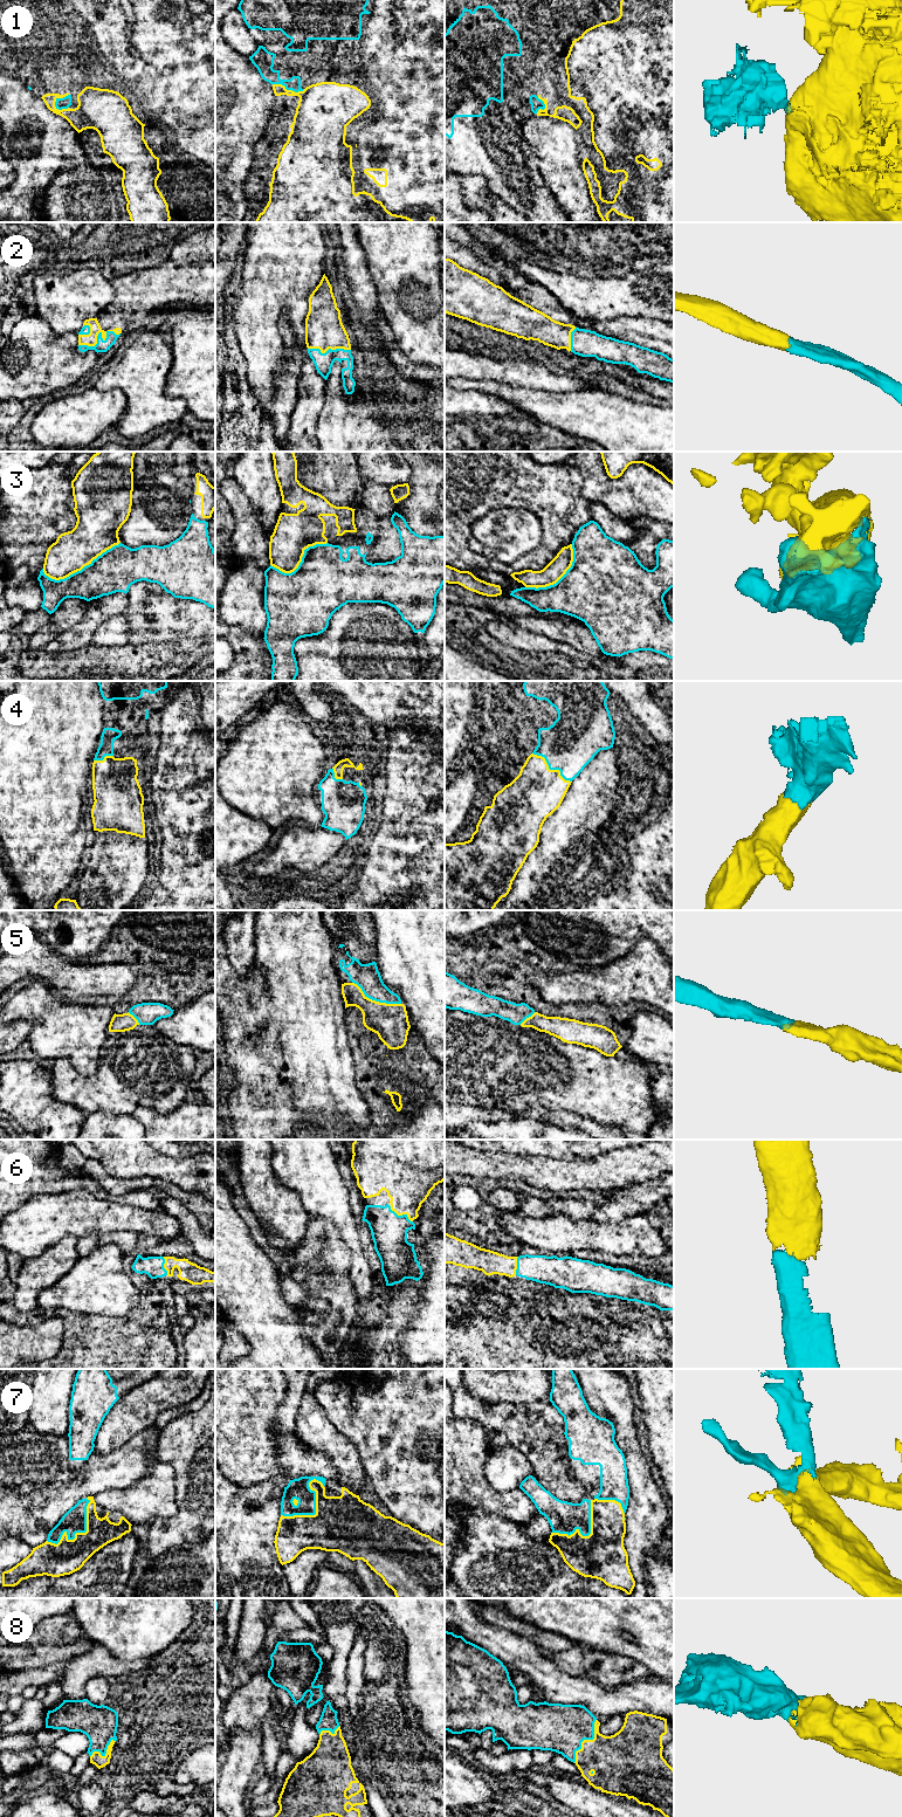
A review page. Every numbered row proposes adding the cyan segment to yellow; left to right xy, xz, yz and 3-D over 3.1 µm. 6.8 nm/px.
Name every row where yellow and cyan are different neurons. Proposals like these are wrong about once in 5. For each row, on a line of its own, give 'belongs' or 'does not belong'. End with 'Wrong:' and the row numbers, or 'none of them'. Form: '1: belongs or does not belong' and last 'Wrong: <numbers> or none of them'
1: does not belong
2: belongs
3: belongs
4: belongs
5: belongs
6: belongs
7: belongs
8: belongs
Wrong: 1

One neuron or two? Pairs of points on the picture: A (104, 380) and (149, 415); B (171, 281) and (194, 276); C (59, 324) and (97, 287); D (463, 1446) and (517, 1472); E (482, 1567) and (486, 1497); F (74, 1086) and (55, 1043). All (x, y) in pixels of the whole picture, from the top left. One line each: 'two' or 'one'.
A: one
B: one
C: one
D: two
E: two
F: two

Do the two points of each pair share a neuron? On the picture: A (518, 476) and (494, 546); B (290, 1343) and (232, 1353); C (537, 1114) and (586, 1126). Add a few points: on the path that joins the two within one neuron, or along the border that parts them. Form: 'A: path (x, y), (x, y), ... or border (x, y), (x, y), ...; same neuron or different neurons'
A: border (535, 515), (523, 508), (495, 508), (482, 518); different neurons
B: border (236, 1326), (249, 1346), (249, 1351), (245, 1356); different neurons
C: path (549, 1116), (575, 1121); same neuron

